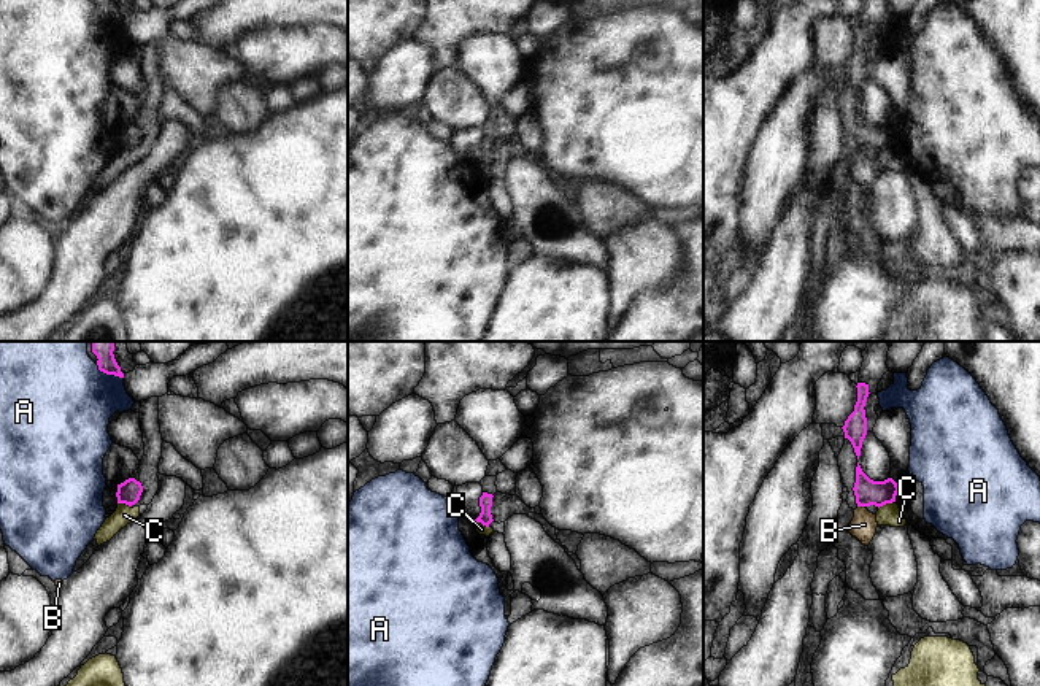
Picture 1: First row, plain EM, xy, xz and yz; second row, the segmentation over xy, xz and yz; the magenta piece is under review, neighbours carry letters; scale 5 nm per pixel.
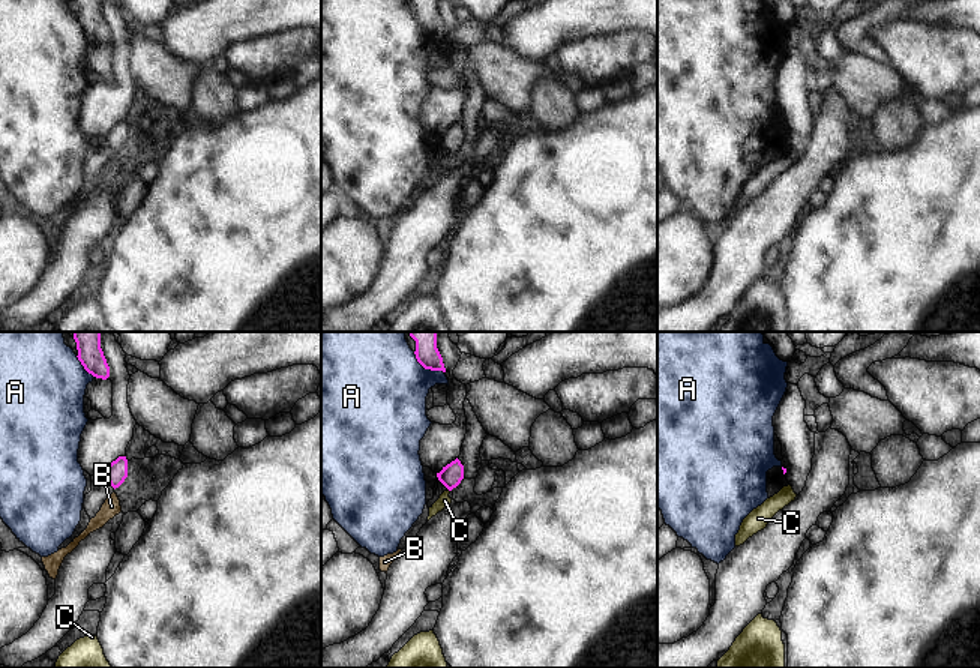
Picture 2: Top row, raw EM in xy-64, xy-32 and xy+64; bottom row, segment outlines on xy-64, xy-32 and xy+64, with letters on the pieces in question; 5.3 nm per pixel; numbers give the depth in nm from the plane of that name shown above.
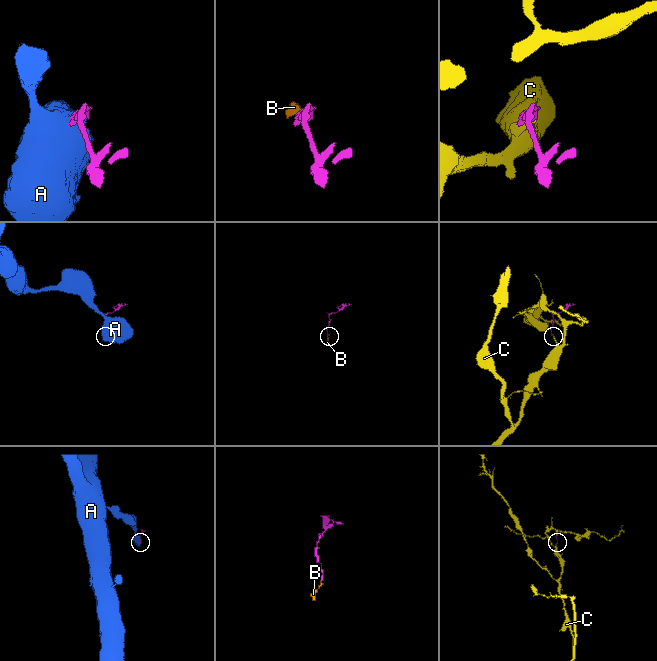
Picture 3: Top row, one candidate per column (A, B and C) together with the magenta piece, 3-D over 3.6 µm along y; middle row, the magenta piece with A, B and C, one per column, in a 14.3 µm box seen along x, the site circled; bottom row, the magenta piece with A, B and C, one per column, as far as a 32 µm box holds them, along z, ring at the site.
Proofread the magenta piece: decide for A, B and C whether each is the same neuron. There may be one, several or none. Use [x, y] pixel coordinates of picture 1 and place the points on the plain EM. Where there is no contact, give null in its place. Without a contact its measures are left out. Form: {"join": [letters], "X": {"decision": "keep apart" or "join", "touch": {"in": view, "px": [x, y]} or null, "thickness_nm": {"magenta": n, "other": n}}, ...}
{"join": ["B"], "A": {"decision": "keep apart", "touch": {"in": "xy", "px": [108, 18]}, "thickness_nm": {"magenta": 90, "other": 460}}, "B": {"decision": "join", "touch": {"in": "yz", "px": [861, 150]}, "thickness_nm": {"magenta": 130, "other": 130}}, "C": {"decision": "keep apart", "touch": {"in": "yz", "px": [886, 146]}, "thickness_nm": {"magenta": 130, "other": 110}}}

